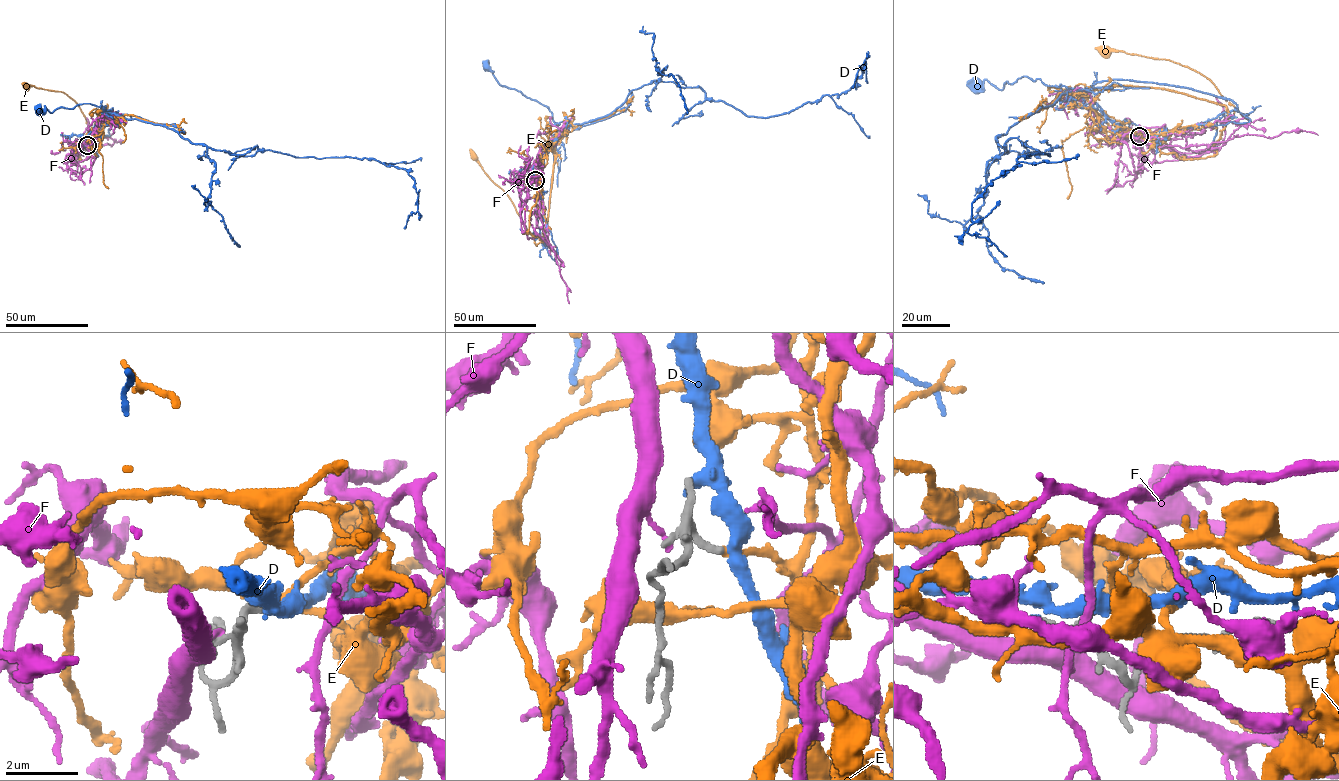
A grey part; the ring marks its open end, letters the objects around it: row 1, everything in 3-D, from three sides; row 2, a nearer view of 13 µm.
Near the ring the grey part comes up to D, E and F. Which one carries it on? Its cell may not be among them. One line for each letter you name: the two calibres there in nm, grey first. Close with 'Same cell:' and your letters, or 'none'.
E: calibres 240 and 170 nm
Same cell: E

